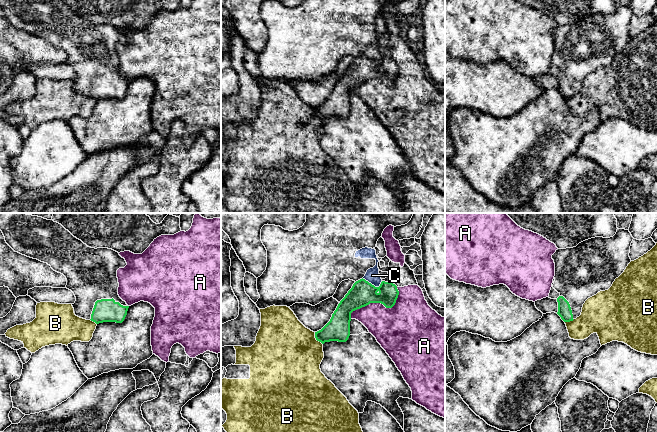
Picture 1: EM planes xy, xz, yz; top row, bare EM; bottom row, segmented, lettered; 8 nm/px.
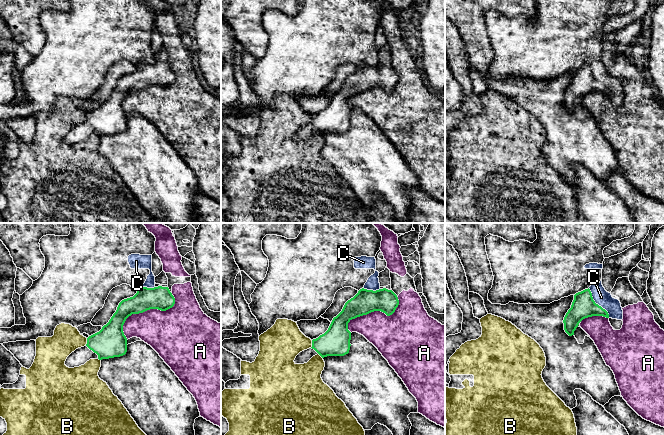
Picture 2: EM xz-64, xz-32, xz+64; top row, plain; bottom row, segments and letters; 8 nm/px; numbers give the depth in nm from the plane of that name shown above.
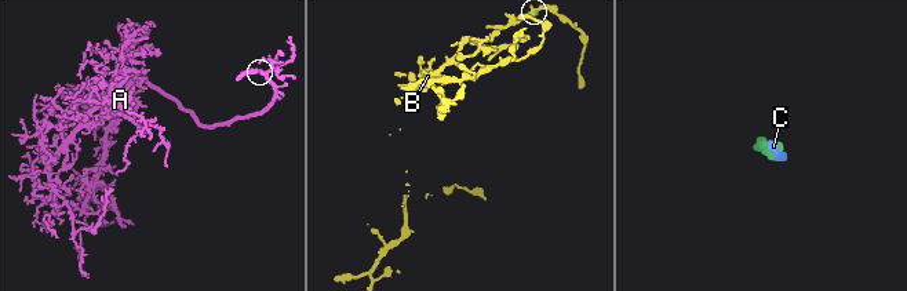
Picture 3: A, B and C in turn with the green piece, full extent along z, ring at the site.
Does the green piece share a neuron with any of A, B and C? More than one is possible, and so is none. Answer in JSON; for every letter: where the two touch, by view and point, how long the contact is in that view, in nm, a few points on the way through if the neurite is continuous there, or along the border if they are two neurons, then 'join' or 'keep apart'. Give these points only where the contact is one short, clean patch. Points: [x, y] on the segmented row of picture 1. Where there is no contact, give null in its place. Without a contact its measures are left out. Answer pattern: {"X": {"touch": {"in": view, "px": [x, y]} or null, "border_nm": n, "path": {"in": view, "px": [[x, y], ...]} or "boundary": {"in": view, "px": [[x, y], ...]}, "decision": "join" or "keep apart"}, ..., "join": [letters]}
{"A": {"touch": {"in": "xz", "px": [378, 302]}, "border_nm": 460, "decision": "keep apart"}, "B": {"touch": {"in": "xz", "px": [316, 339]}, "border_nm": 120, "boundary": {"in": "xz", "px": [[314, 332], [314, 337], [322, 344]]}, "decision": "keep apart"}, "C": {"touch": {"in": "xz", "px": [373, 285]}, "border_nm": 170, "boundary": {"in": "xz", "px": [[362, 278], [375, 286], [378, 286], [382, 281]]}, "decision": "keep apart"}, "join": []}

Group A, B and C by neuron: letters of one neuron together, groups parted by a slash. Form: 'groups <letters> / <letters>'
groups A / B / C

